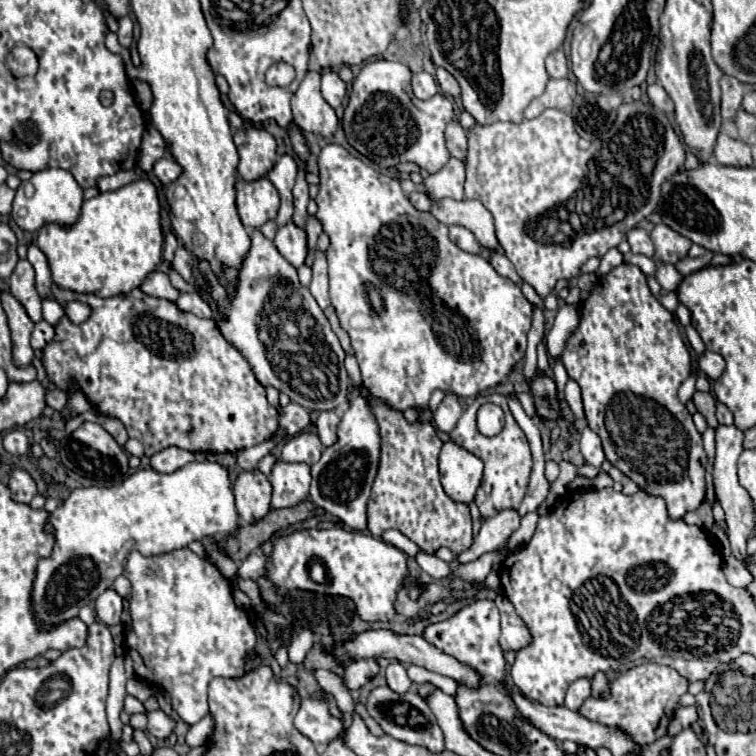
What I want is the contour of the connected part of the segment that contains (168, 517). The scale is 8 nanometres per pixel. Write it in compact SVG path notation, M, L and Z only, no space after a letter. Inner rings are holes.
M205 460L191 462L171 474L161 474L151 468L137 470L121 484L111 488L77 488L63 500L61 506L51 512L51 524L55 528L55 546L49 558L37 562L31 590L33 616L37 624L45 630L77 618L81 606L91 604L105 588L113 584L117 576L123 574L125 558L131 550L139 550L143 556L167 554L171 550L189 546L191 542L205 536L233 532L233 528L237 528L239 524L239 516L227 470L217 462Z

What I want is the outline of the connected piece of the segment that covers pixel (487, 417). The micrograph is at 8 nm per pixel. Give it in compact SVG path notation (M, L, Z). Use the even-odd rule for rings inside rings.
M483 404L477 412L477 428L481 432L503 428L503 410L497 404Z

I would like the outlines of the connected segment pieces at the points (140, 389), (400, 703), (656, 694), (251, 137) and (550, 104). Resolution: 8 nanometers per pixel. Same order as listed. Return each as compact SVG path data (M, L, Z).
M53 286L53 296L55 300L65 306L73 300L77 302L85 302L89 308L91 308L91 316L81 322L81 324L73 324L69 320L69 316L65 316L59 326L55 328L55 340L43 350L43 364L47 368L47 378L51 382L55 382L57 388L61 390L67 390L67 384L73 382L87 398L89 402L105 416L113 416L113 418L119 418L127 432L129 432L129 438L137 438L143 448L145 448L145 456L153 456L155 452L161 452L169 446L177 446L177 448L183 448L183 450L189 450L189 452L215 452L215 454L223 454L223 452L239 452L243 448L249 448L249 446L255 446L255 444L261 444L265 442L267 438L271 438L277 428L279 428L279 412L267 402L267 396L265 396L265 388L257 382L257 378L253 376L253 370L249 368L249 362L241 356L241 352L237 352L237 348L233 348L219 332L215 320L209 320L209 318L197 318L189 312L181 312L173 302L169 300L161 300L161 298L153 298L153 296L147 296L143 294L139 288L127 292L127 294L119 294L119 296L109 296L109 298L101 298L101 296L95 296L95 294L75 294L75 292L69 292L69 290L63 290L59 286Z
M387 686L385 688L375 688L371 694L369 694L369 700L367 700L367 712L379 722L379 726L385 730L385 734L397 738L397 740L403 740L407 744L417 744L417 746L423 746L427 748L429 752L433 754L439 754L445 750L445 742L443 742L443 732L435 720L435 714L431 712L431 708L427 706L425 700L421 700L415 690L409 690L405 694L397 694L393 690L389 690Z
M645 662L641 666L635 666L635 668L619 674L615 680L611 680L609 698L605 698L605 700L587 698L585 704L579 708L579 712L585 718L595 720L599 724L621 726L633 736L633 740L647 746L657 740L657 730L663 724L665 708L667 708L667 724L669 724L669 720L673 718L673 714L679 706L679 698L687 692L687 686L689 686L689 682L673 668L661 666L655 662Z
M249 128L235 132L235 146L239 152L237 176L251 182L267 176L277 160L277 144L265 130Z
M551 78L547 82L545 92L539 98L531 100L531 104L525 108L525 118L537 118L547 108L569 110L573 100L575 100L575 84L569 78L563 80Z

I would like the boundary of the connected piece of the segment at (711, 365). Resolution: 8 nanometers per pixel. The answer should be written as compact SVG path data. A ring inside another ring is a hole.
M705 350L699 358L699 368L711 378L711 380L717 380L717 376L723 374L725 370L725 360L721 354L715 354L715 352L709 352Z

